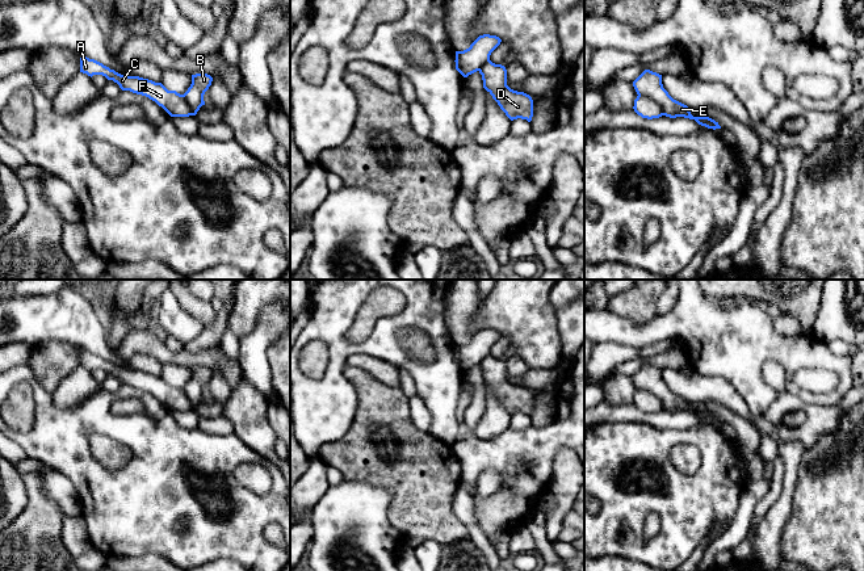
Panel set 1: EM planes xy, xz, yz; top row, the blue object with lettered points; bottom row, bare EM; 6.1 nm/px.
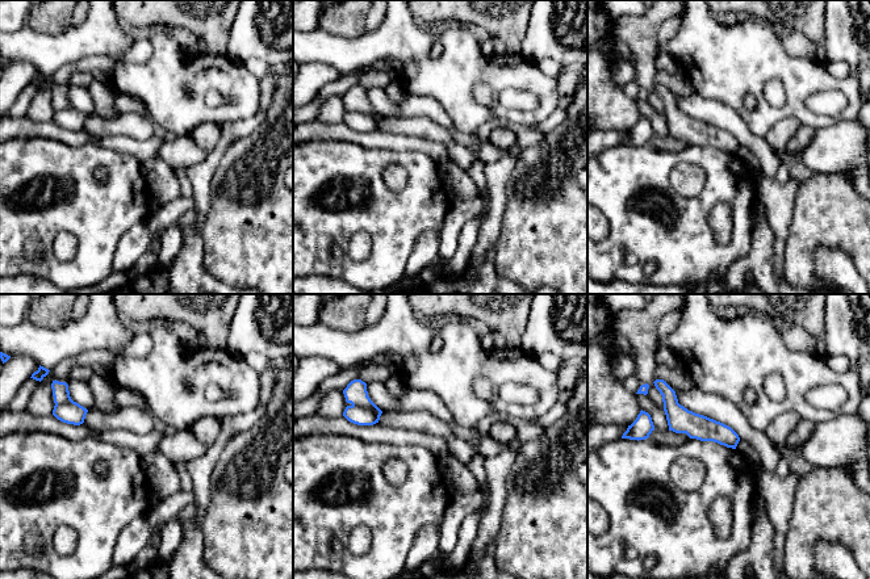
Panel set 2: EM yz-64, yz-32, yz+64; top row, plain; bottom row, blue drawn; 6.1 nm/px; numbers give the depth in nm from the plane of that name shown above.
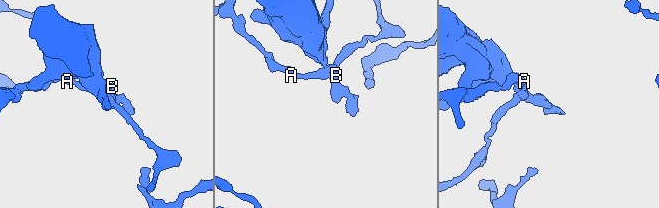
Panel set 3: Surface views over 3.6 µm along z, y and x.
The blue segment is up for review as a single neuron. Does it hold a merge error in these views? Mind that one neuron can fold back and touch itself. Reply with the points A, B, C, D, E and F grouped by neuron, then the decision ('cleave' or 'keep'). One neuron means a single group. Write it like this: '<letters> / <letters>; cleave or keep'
A C F / B D E; cleave

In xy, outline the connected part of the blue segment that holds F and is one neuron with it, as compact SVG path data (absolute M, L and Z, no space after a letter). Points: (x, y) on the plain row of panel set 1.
M84 349L80 352L80 366L87 368L91 371L93 369L102 369L108 374L117 377L122 385L146 390L162 400L171 411L193 410L184 389L180 389L176 385L168 385L162 377L155 377L139 370L121 369L102 357Z

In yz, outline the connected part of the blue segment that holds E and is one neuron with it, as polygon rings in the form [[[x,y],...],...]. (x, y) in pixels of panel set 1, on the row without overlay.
[[[645,364],[634,375],[633,381],[638,390],[650,391],[657,395],[662,403],[663,410],[670,412],[684,411],[695,413],[699,419],[708,423],[721,423],[718,416],[709,411],[693,411],[689,402],[676,394],[674,394],[668,386],[663,382],[662,369]]]

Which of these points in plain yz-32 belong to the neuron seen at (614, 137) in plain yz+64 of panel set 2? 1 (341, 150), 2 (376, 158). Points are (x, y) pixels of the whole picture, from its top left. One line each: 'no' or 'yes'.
1: no
2: no

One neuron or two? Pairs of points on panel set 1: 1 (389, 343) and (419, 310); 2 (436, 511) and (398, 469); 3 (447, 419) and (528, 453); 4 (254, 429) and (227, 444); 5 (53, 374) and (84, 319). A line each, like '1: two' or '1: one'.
1: one
2: one
3: two
4: two
5: two

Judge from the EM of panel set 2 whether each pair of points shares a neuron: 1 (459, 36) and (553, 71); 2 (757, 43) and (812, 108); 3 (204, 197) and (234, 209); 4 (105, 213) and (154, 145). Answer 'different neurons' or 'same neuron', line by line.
1: different neurons
2: same neuron
3: different neurons
4: different neurons

